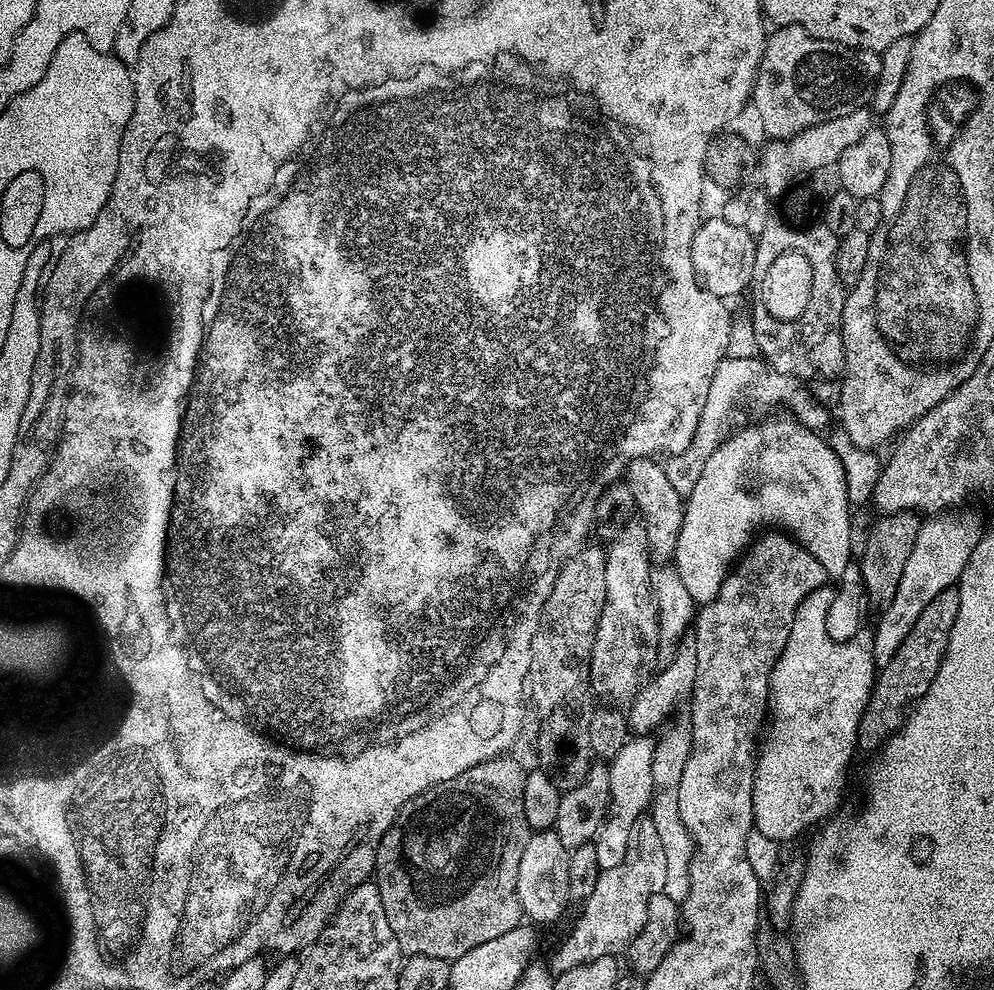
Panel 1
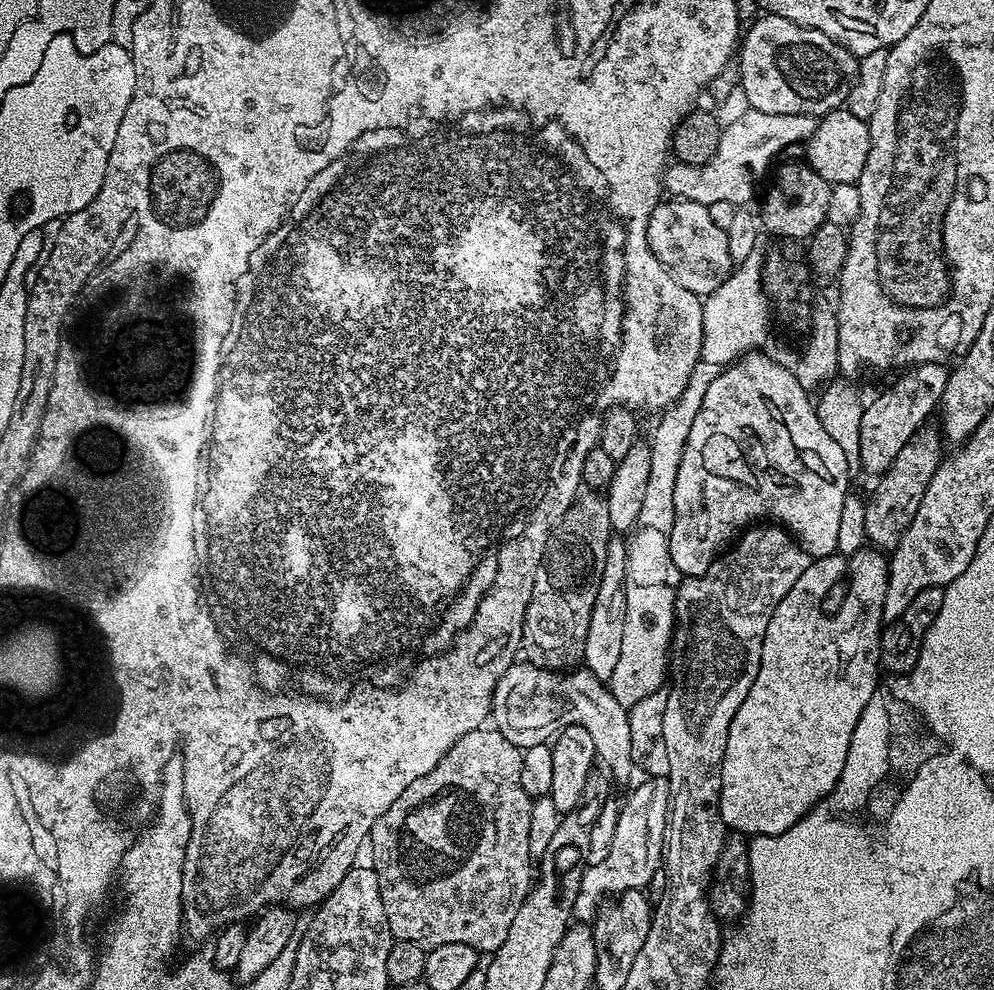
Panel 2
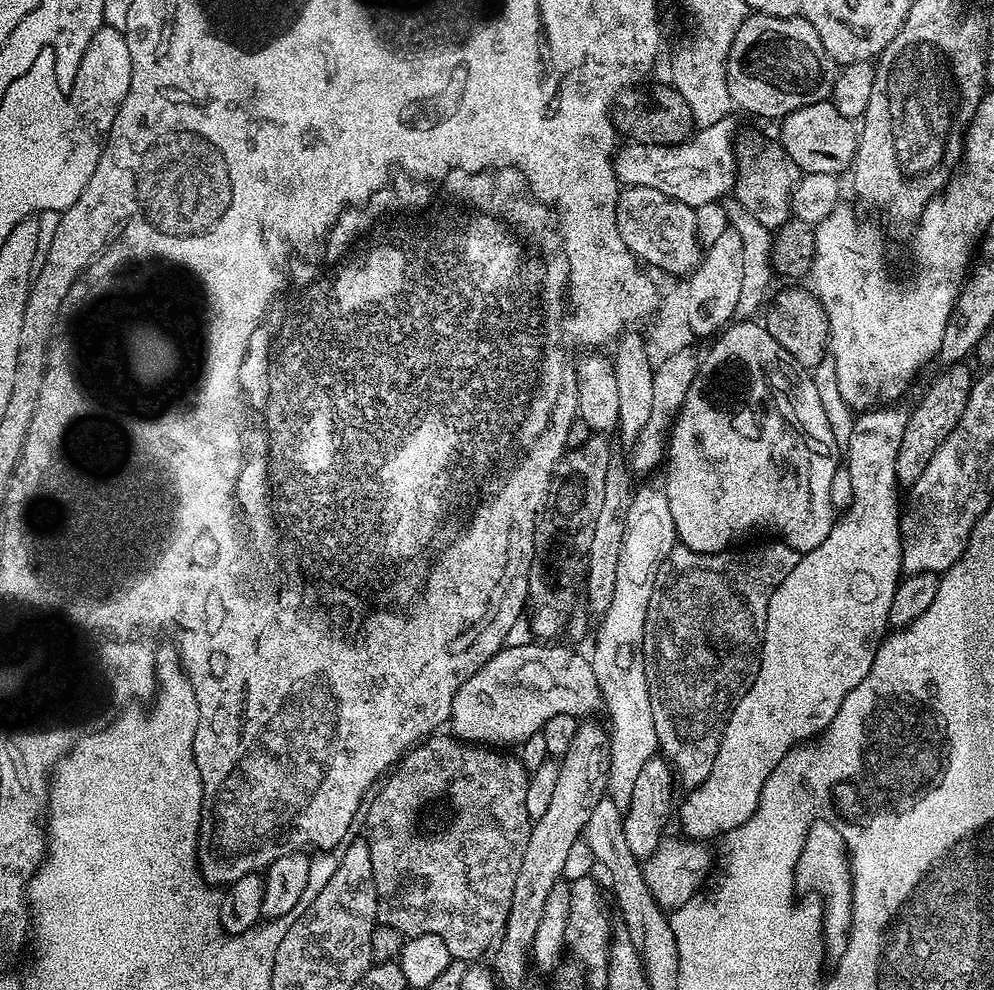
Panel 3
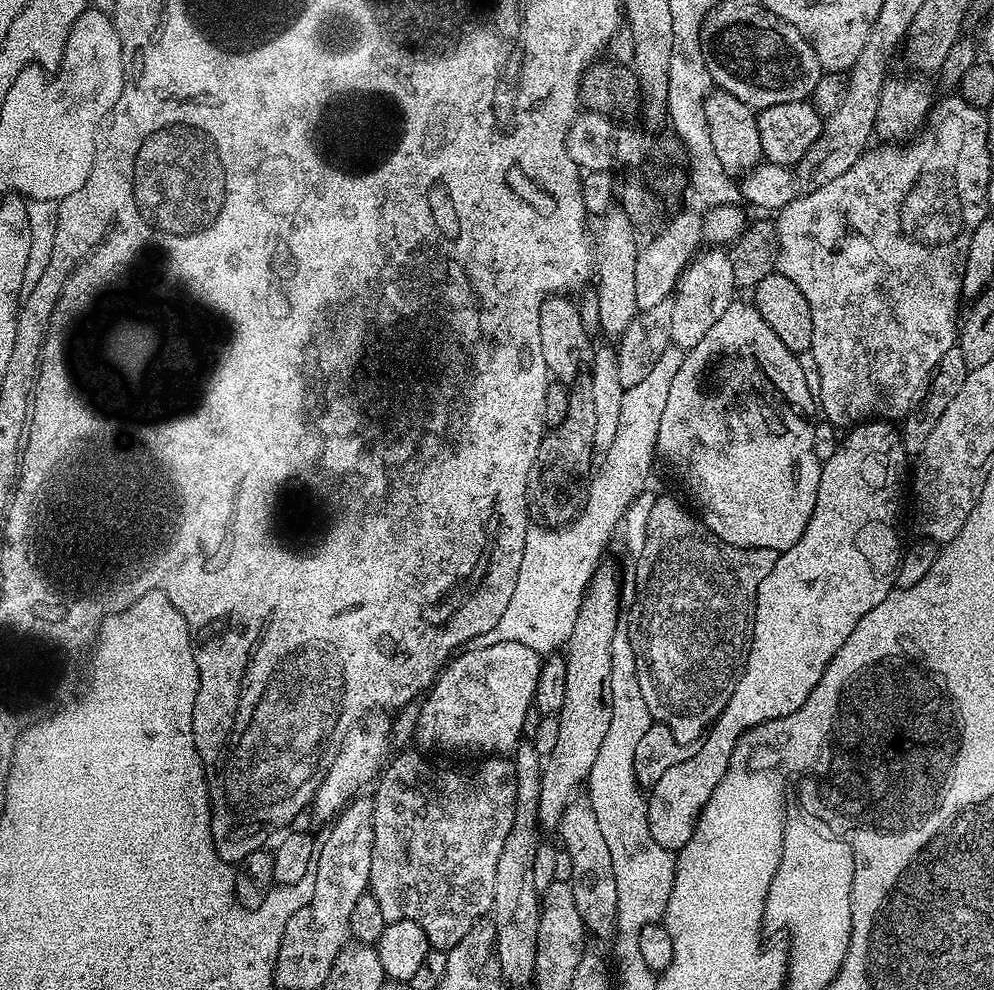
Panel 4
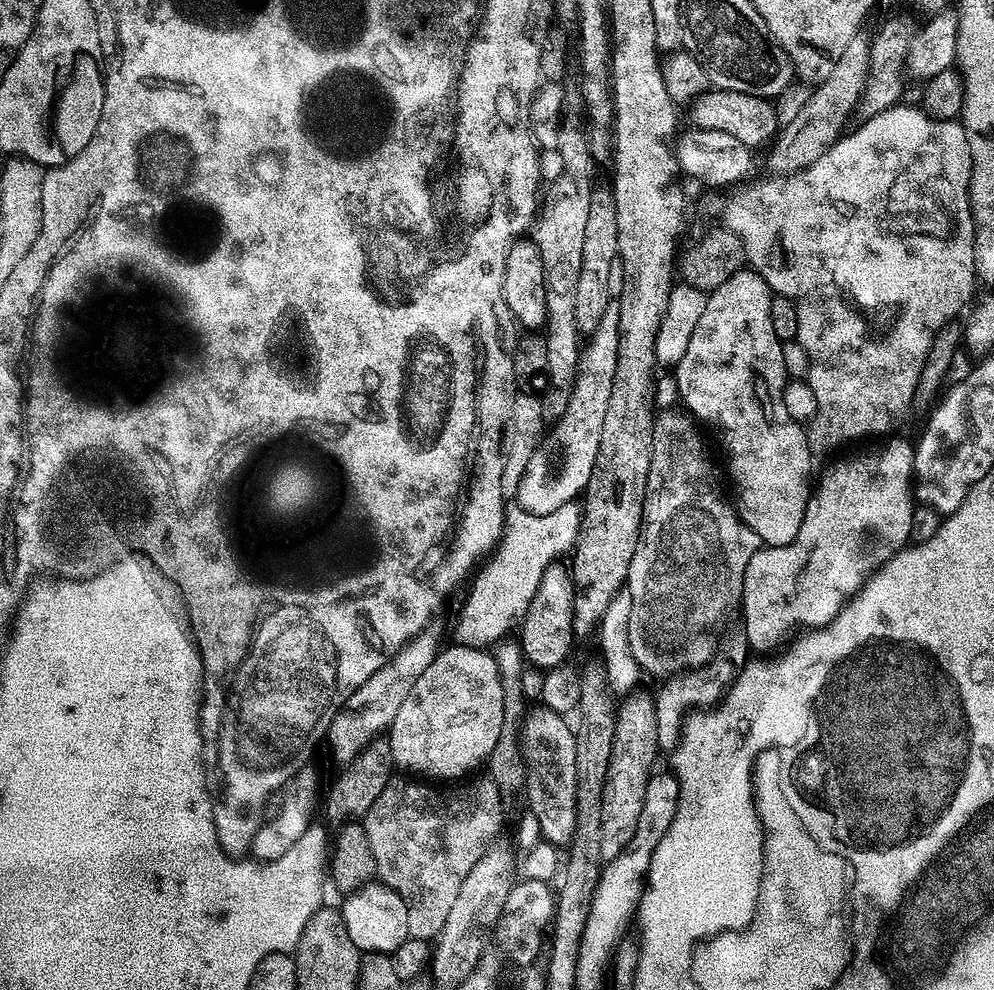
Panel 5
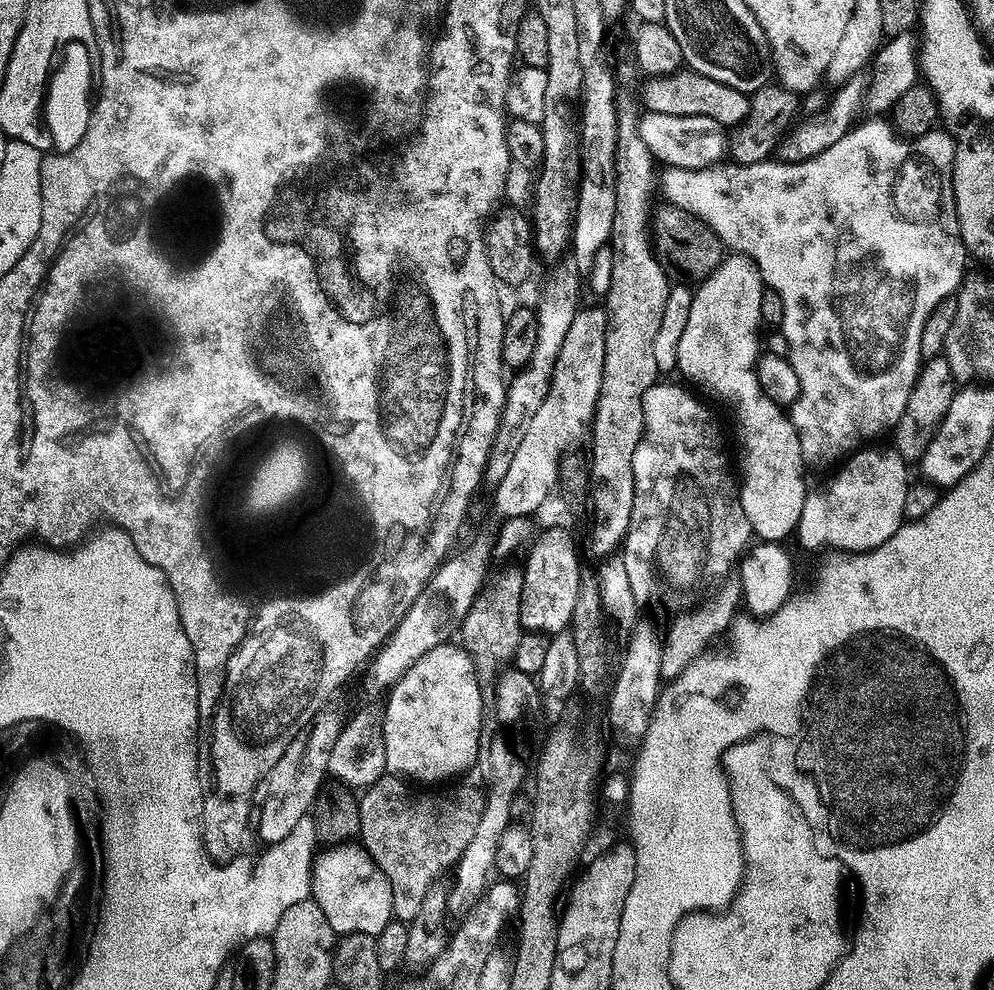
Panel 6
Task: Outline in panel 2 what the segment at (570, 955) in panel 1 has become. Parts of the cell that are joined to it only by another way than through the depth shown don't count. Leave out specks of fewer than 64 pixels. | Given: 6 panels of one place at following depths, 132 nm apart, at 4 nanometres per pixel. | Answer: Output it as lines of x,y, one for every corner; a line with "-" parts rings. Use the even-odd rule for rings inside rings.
644,778
644,781
625,798
624,804
619,805
617,830
614,832
614,840
606,860
601,865
585,867
584,877
572,907
573,917
580,922
591,921
605,903
604,896
616,898
625,892
647,889
646,886
655,878
656,871
661,871
662,868
666,829
668,781
664,778

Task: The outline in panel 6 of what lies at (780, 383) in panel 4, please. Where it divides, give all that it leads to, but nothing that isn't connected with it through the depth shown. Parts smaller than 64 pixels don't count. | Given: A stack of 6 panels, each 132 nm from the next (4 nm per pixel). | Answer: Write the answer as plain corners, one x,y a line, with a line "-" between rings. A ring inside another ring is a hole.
743,254
725,255
723,262
716,267
705,280
699,281
698,287
692,293
692,306
688,313
688,322
684,332
682,332
681,340
677,348
676,367
679,374
681,373
685,376
685,378
683,377
685,381
693,380
693,382
697,384
697,386
695,385
697,389
705,388
706,391
713,392
718,399
725,400
725,402
732,407
732,412
736,415
736,436
740,439
741,444
740,460
738,456
738,472
742,477
742,499
744,509
746,510
746,516
750,518
750,526
752,527
753,533
755,533
757,537
761,536
761,538
764,539
761,541
784,542
780,540
786,539
791,532
793,535
793,533
797,531
800,523
800,515
802,514
802,506
804,505
804,497
806,495
806,487
804,488
804,471
806,471
806,465
802,458
802,450
800,449
800,436
796,432
796,427
794,427
791,422
789,413
772,399
766,398
765,391
761,387
761,377
757,372
758,357
756,358
756,351
759,350
760,344
756,341
756,331
762,328
760,311
762,310
762,298
765,289
766,285
764,281
760,279
760,270
749,256

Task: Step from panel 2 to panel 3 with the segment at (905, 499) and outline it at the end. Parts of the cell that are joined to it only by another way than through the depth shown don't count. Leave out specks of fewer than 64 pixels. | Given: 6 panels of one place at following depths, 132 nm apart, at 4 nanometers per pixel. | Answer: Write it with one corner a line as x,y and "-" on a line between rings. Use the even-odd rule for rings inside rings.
952,362
948,368
928,389
924,397
916,404
916,409
908,412
906,434
902,434
902,446
898,446
898,462
896,463
896,479
901,485
911,486
922,478
922,470
926,470
930,458
934,458
934,450
942,446
942,442
958,426
958,418
962,418
962,410
966,410
968,395
972,389
974,372
964,362

